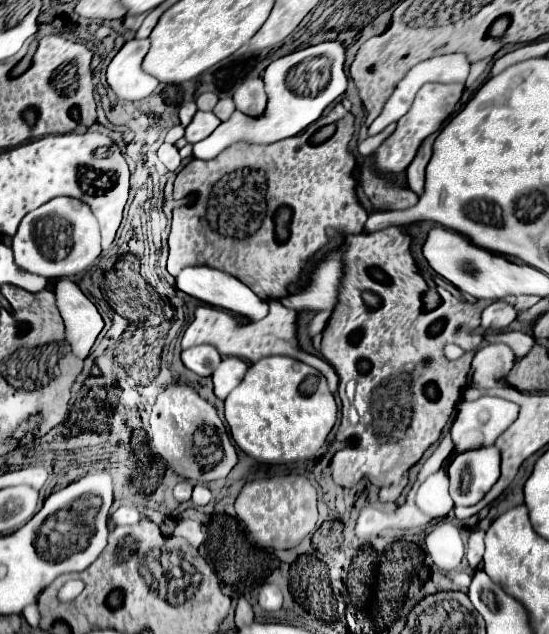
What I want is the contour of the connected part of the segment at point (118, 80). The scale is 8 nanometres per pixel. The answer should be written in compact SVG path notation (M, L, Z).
M130 40L112 58L106 70L106 78L114 94L122 100L142 100L154 92L158 80L146 74L140 64L150 48L150 40Z

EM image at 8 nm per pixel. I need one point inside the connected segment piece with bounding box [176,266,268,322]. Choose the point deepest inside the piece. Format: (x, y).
(212, 286)

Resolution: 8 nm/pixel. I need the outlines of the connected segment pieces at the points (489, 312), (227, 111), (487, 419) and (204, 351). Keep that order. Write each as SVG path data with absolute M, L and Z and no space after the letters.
M494 302L482 312L482 328L488 332L500 332L516 320L516 310L506 302Z
M222 98L222 100L218 100L218 104L214 106L214 114L224 122L224 120L228 120L230 116L232 116L232 112L234 112L236 108L234 108L234 102L232 102L232 98Z
M480 396L474 402L462 402L456 414L454 424L450 426L450 438L454 442L454 450L452 454L462 454L468 452L472 448L480 448L480 446L492 446L496 442L496 438L516 420L518 414L518 406L514 402L508 402L504 398L496 398L496 396Z
M208 344L192 346L182 352L184 366L190 368L192 372L196 372L198 376L210 376L216 370L216 366L220 364L220 360L222 360L222 356L218 354L218 350Z

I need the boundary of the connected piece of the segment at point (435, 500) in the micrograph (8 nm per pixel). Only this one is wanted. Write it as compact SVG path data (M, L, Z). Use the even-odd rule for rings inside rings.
M448 458L444 462L444 466L434 476L430 476L416 494L416 504L420 506L422 512L426 512L432 518L444 518L454 506L454 502L448 494L448 464L450 464L450 460L452 458Z

